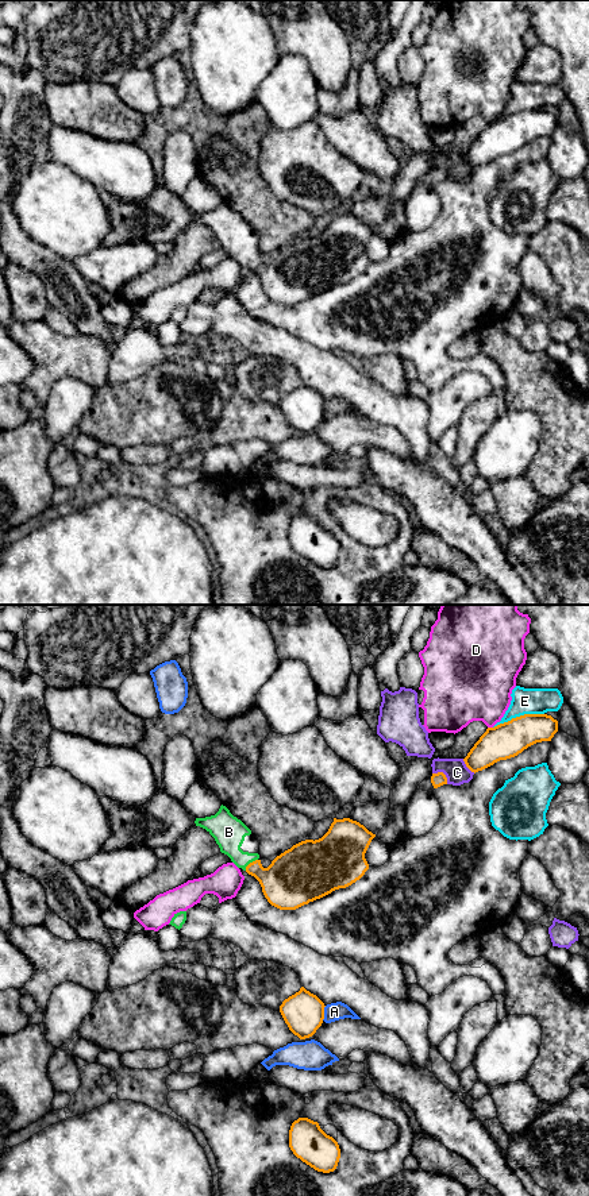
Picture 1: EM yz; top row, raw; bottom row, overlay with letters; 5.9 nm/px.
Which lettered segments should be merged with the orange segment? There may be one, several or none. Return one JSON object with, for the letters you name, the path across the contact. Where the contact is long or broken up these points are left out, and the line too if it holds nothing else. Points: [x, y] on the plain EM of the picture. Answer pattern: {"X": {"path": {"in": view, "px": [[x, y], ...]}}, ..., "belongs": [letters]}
{"B": {"path": {"in": "yz", "px": [[287, 278], [262, 270], [250, 258], [230, 240], [228, 227]]}}, "belongs": ["B"]}

